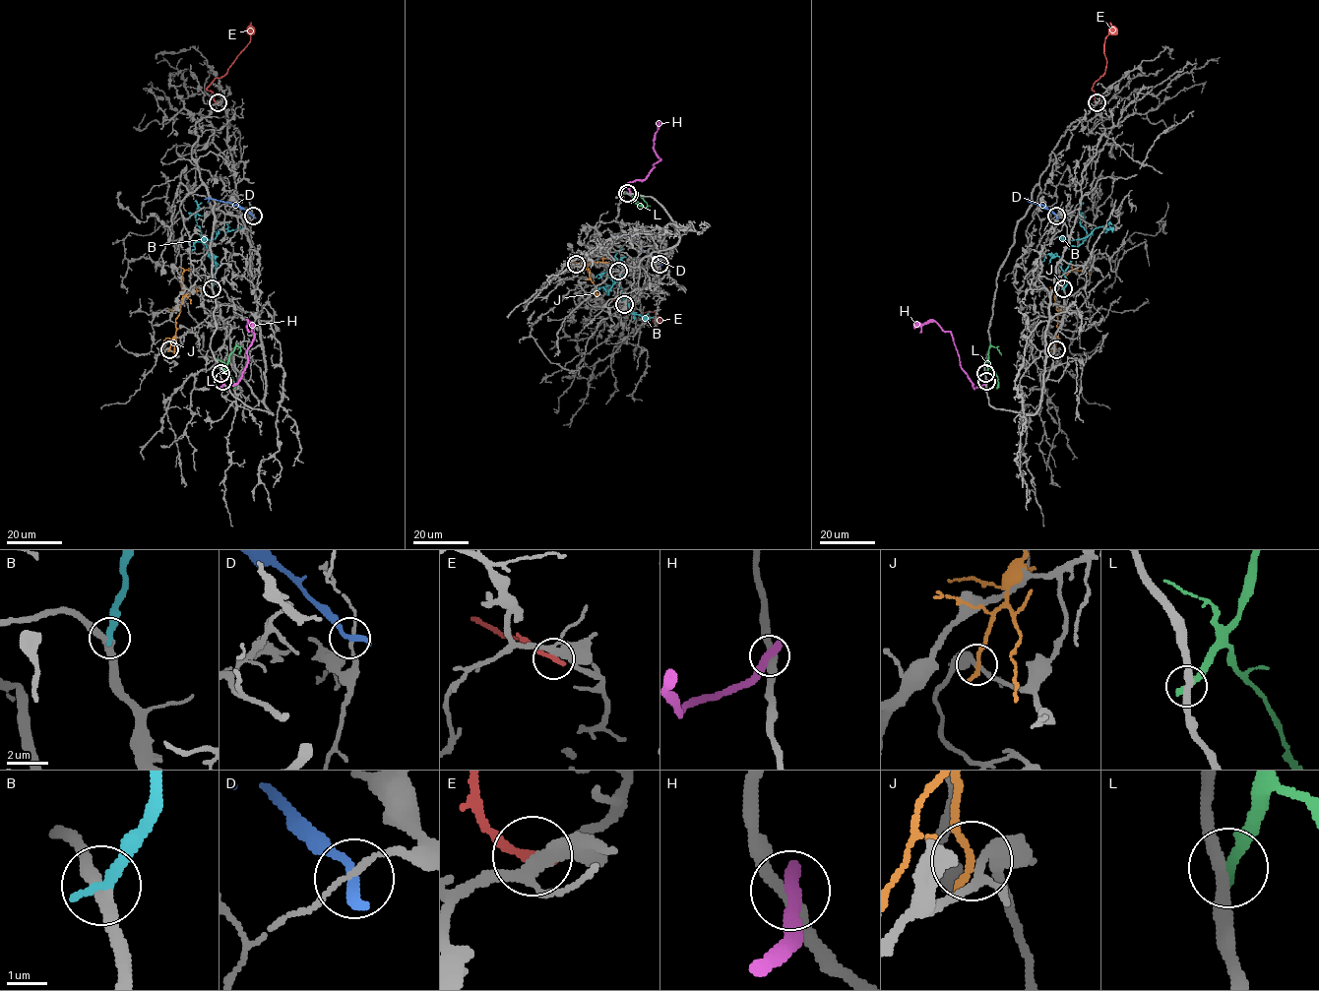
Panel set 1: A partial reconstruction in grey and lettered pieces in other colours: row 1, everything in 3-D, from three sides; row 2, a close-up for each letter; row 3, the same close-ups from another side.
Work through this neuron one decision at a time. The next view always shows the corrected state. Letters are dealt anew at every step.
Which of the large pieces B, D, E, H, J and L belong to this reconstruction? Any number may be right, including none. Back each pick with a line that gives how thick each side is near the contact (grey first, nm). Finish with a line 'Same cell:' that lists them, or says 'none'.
B: Thickness 320 nm (grey) against 320 nm
Same cell: B

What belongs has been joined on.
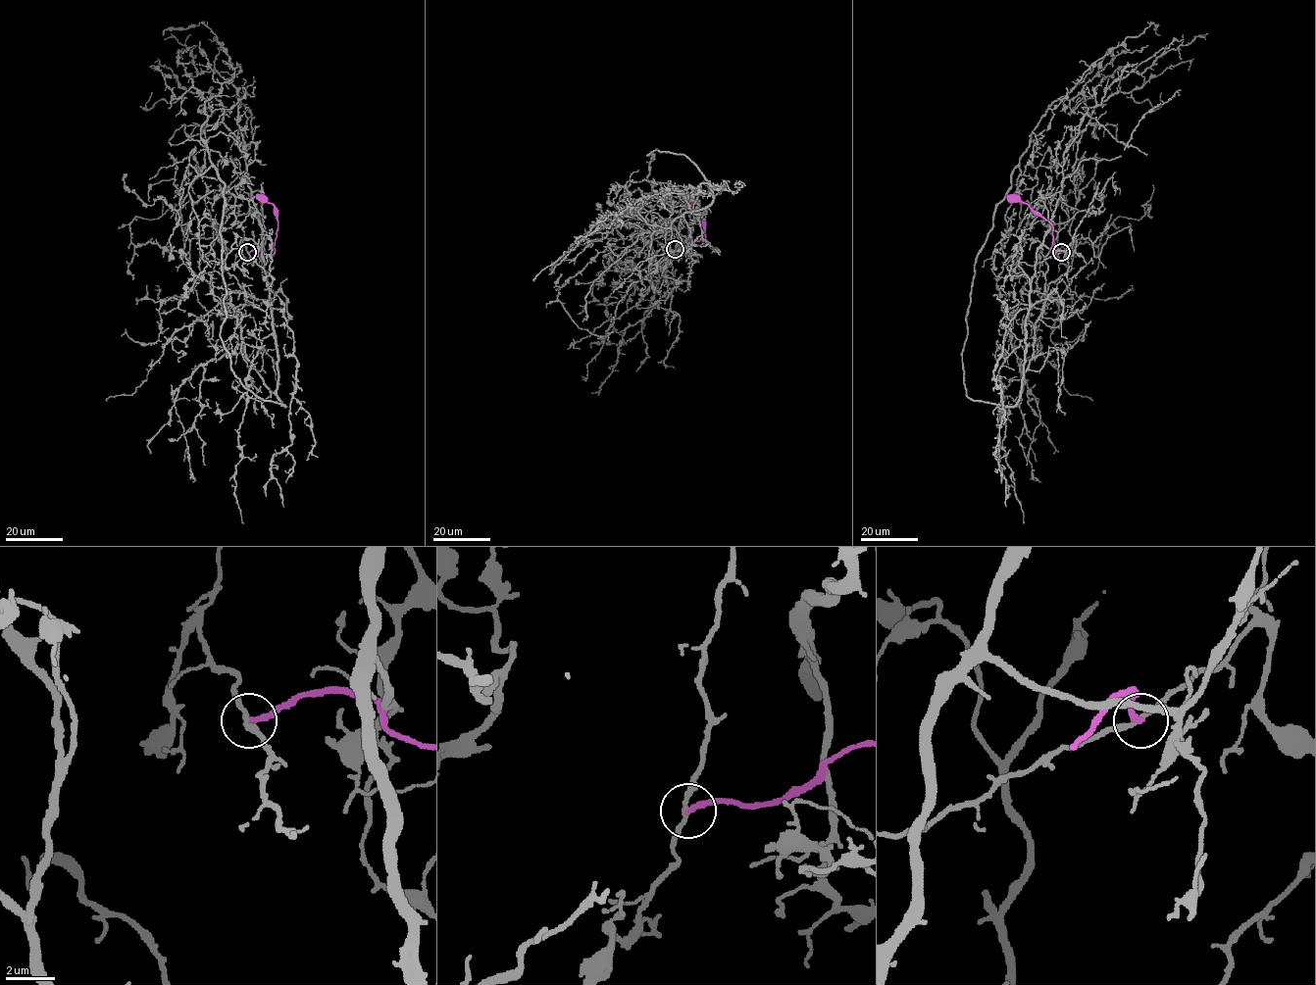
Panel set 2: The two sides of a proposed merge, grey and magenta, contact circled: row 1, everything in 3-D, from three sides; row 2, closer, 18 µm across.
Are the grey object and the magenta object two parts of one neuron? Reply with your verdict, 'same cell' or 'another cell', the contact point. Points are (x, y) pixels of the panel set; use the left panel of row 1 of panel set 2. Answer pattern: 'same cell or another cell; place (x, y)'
another cell; place (247, 252)

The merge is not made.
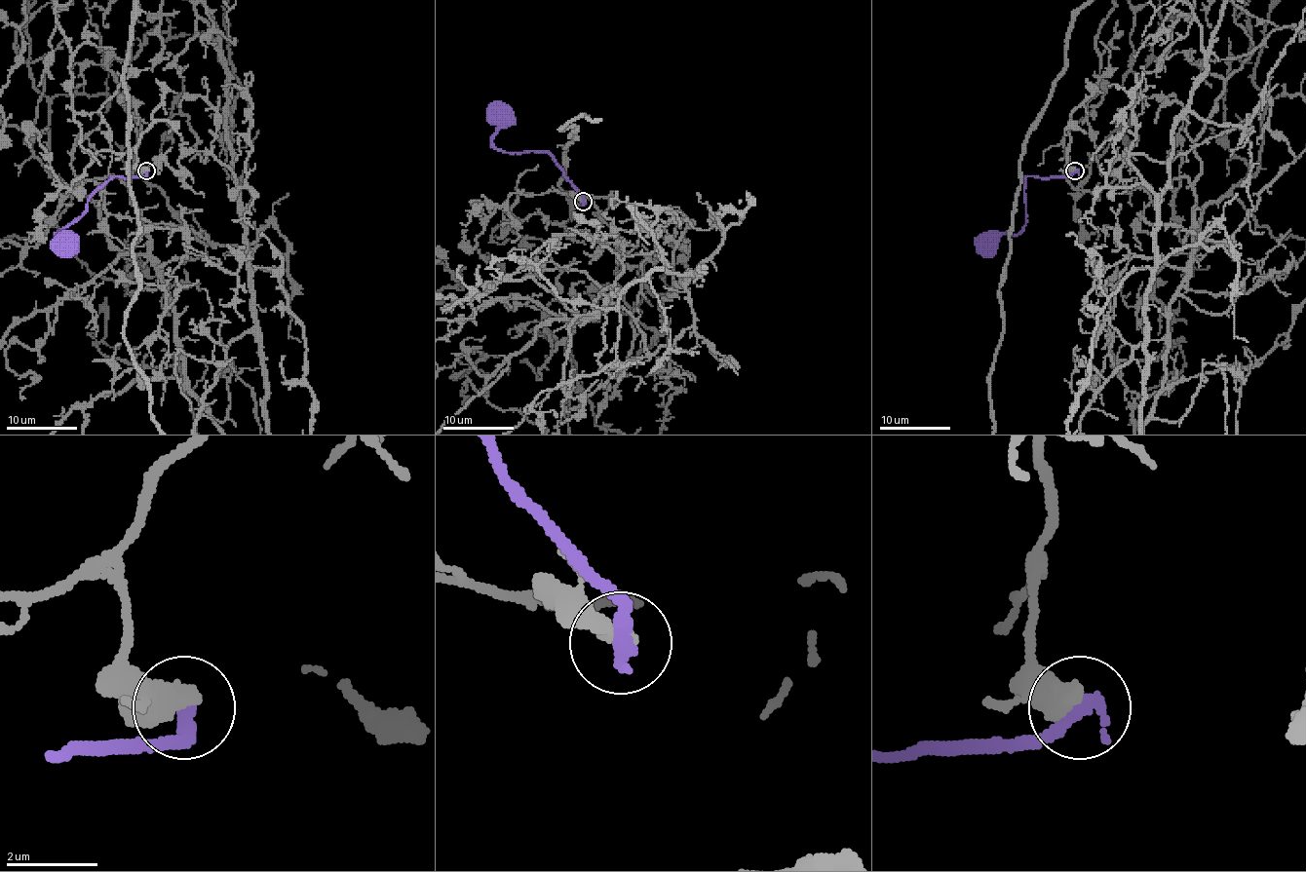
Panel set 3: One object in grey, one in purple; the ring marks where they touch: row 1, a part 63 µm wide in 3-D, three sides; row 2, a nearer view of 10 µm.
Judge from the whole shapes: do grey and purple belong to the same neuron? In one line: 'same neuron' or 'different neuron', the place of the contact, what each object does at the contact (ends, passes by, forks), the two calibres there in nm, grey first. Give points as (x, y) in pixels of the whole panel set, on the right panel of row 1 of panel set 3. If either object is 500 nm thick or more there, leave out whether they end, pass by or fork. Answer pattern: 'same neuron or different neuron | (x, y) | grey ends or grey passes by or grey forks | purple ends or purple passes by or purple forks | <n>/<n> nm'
different neuron | (1074, 170) | 500/400 nm

